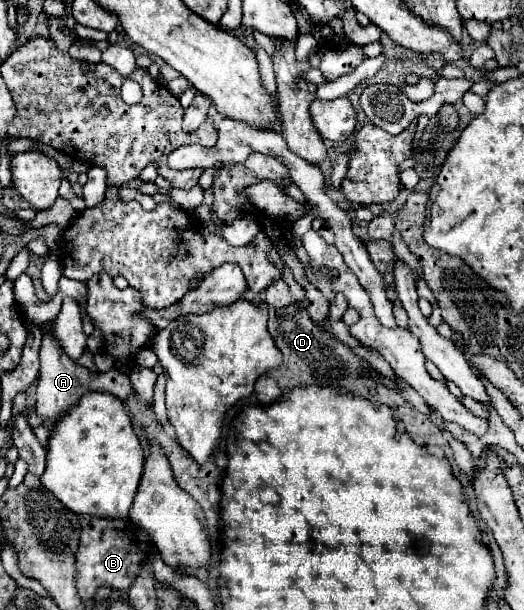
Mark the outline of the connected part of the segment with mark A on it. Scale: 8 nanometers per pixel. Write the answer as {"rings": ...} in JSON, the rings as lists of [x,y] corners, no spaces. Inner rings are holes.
{"rings":[[[44,323],[42,327],[44,327],[44,337],[42,337],[42,349],[40,349],[40,379],[38,379],[38,389],[36,389],[36,395],[38,395],[36,415],[44,423],[56,423],[60,417],[68,415],[72,407],[76,405],[76,401],[88,391],[110,391],[112,395],[120,399],[126,399],[132,393],[132,385],[126,373],[120,373],[118,369],[116,371],[110,369],[106,373],[88,371],[86,367],[66,357],[66,353],[56,343],[56,339],[52,339],[52,335],[46,331],[48,323]]]}

